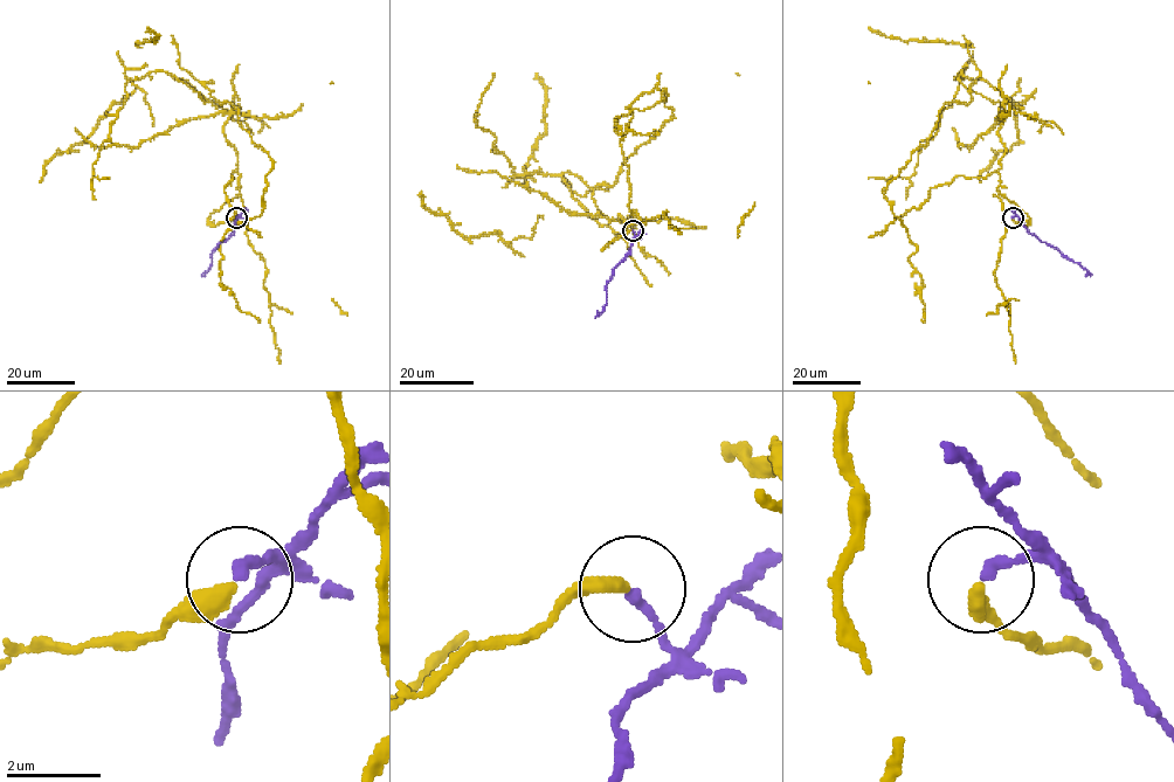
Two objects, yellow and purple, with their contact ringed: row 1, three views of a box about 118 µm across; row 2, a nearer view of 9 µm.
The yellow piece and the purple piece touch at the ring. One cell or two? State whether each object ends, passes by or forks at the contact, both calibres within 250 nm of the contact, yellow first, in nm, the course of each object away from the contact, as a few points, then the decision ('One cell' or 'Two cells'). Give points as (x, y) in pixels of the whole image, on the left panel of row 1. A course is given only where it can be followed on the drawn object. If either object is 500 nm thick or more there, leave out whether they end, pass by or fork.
At the ring yellow ends. At the ring purple ends. Thickness 400 nm (yellow) against 240 nm. Course of yellow: (235, 218), (207, 221), (235, 172), (230, 220), (257, 216), (273, 160), (171, 35). Course of purple: (236, 218), (234, 232), (219, 244), (209, 269), (202, 274). Two cells

